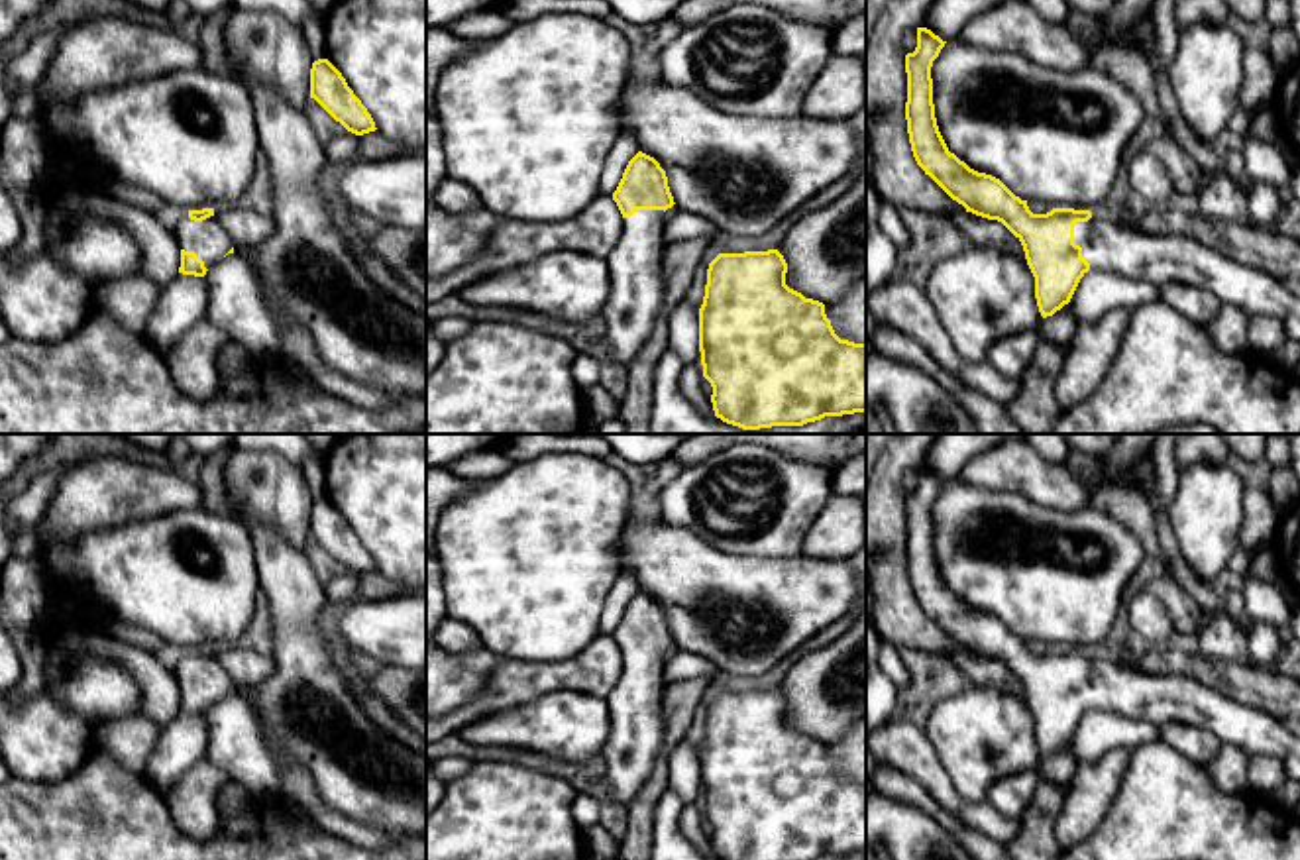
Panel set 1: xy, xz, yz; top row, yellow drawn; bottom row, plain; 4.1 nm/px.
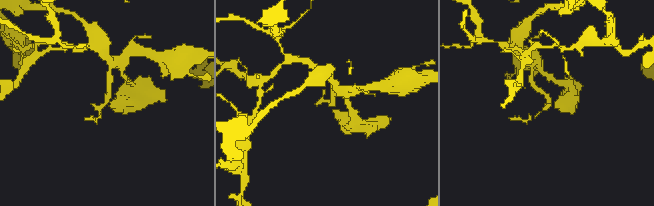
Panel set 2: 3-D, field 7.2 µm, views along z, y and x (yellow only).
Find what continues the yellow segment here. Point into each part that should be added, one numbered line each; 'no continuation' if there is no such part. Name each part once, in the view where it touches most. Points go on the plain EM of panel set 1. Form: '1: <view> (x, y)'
1: yz (1106, 684)

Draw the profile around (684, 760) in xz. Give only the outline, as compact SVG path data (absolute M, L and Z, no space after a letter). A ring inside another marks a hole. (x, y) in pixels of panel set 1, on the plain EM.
M685 738L668 758L668 787L672 787L685 803L697 803L701 799L699 750L695 750Z

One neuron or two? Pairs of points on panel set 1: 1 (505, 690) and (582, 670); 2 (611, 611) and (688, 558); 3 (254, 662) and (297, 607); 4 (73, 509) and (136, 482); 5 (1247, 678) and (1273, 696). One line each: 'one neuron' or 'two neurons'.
1: one neuron
2: two neurons
3: two neurons
4: one neuron
5: one neuron

